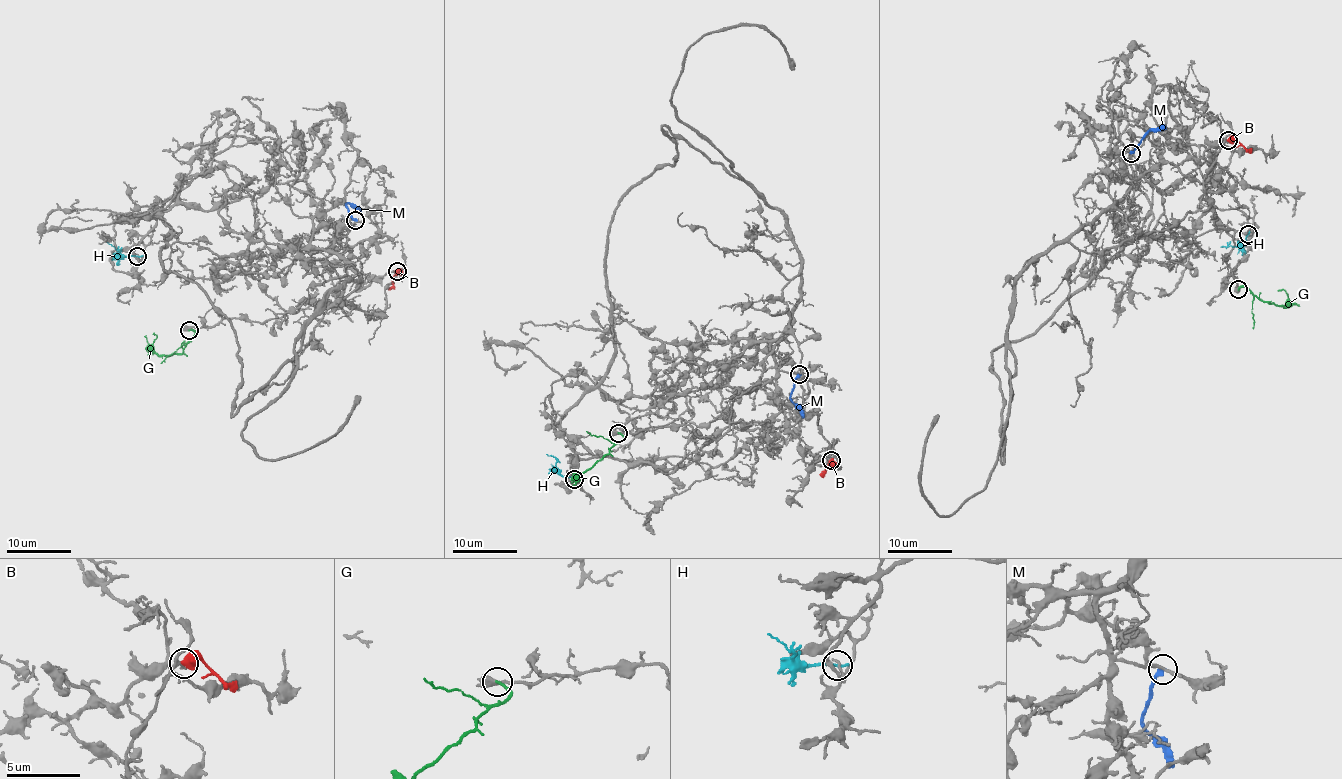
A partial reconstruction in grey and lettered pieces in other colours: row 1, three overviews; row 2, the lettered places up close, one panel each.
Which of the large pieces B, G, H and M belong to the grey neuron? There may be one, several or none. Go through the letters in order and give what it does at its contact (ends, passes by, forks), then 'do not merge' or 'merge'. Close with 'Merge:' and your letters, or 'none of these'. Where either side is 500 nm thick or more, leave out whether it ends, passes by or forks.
B: merge
G: it ends there; do not merge
H: it ends there; do not merge
M: it ends there; do not merge
Merge: B

